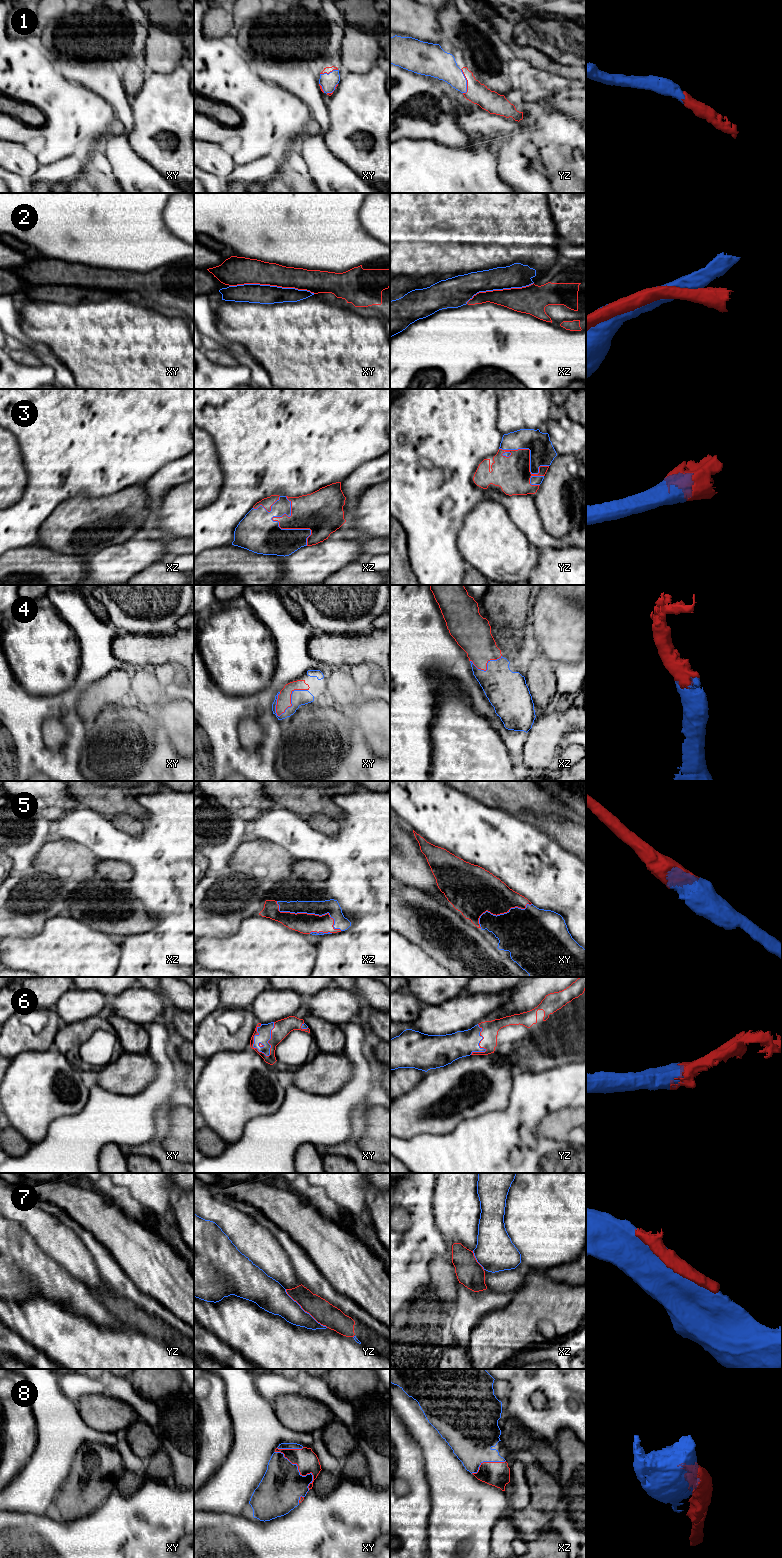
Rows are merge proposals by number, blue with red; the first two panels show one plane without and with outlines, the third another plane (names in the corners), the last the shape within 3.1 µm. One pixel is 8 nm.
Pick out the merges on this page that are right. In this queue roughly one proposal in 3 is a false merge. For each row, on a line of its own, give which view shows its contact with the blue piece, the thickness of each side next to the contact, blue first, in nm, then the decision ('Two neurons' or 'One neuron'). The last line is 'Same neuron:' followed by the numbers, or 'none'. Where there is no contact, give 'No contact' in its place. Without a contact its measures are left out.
1: Touches blue in yz. Thickness 220 nm (blue) against 170 nm. One neuron
2: Touches blue in xy. Thickness 160 nm (blue) against 200 nm. Two neurons
3: Touches blue in yz. Thickness 200 nm (blue) against 280 nm. One neuron
4: Touches blue in xy. Thickness 130 nm (blue) against 110 nm. One neuron
5: Touches blue in xz. Thickness 120 nm (blue) against 160 nm. One neuron
6: Touches blue in xy. Thickness 100 nm (blue) against 140 nm. One neuron
7: Touches blue in yz. Thickness 220 nm (blue) against 180 nm. Two neurons
8: Touches blue in xy. Thickness 340 nm (blue) against 180 nm. One neuron
Same neuron: 1, 3, 4, 5, 6, 8

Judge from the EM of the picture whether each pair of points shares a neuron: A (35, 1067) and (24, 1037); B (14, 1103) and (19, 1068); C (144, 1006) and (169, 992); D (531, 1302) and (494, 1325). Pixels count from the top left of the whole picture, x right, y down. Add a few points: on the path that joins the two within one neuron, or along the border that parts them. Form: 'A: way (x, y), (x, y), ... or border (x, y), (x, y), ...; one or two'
A: border (52, 1046), (45, 1050), (22, 1051), (11, 1061); two
B: way (19, 1094), (19, 1077); one
C: border (158, 992), (169, 1005); two
D: way (522, 1311), (508, 1325), (503, 1325); one

